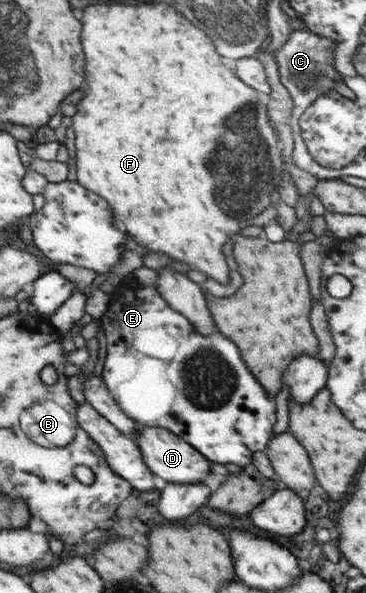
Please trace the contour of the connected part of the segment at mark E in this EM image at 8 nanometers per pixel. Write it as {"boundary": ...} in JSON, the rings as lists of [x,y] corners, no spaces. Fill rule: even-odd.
{"boundary":[[[133,272],[128,273],[122,279],[121,287],[117,287],[112,296],[113,303],[110,303],[103,317],[99,319],[101,337],[102,340],[105,340],[106,351],[102,354],[98,374],[102,377],[103,382],[105,382],[107,390],[109,390],[113,398],[115,398],[117,405],[127,416],[131,416],[133,420],[138,422],[140,426],[161,427],[162,429],[171,431],[171,433],[175,435],[179,435],[179,437],[182,437],[189,445],[192,445],[197,451],[201,452],[209,461],[222,463],[223,465],[233,463],[233,465],[239,465],[241,468],[250,465],[252,463],[253,453],[255,453],[255,451],[265,451],[268,446],[277,416],[275,413],[275,398],[261,387],[261,383],[259,383],[259,381],[253,377],[253,373],[247,369],[245,361],[243,361],[241,355],[239,355],[239,349],[237,349],[229,339],[225,339],[221,333],[217,333],[217,330],[215,333],[211,333],[211,335],[201,335],[201,333],[197,333],[194,325],[187,317],[181,315],[181,313],[175,311],[175,309],[169,308],[169,305],[161,298],[161,294],[153,285],[144,286],[140,284],[137,277],[133,275]]]}

